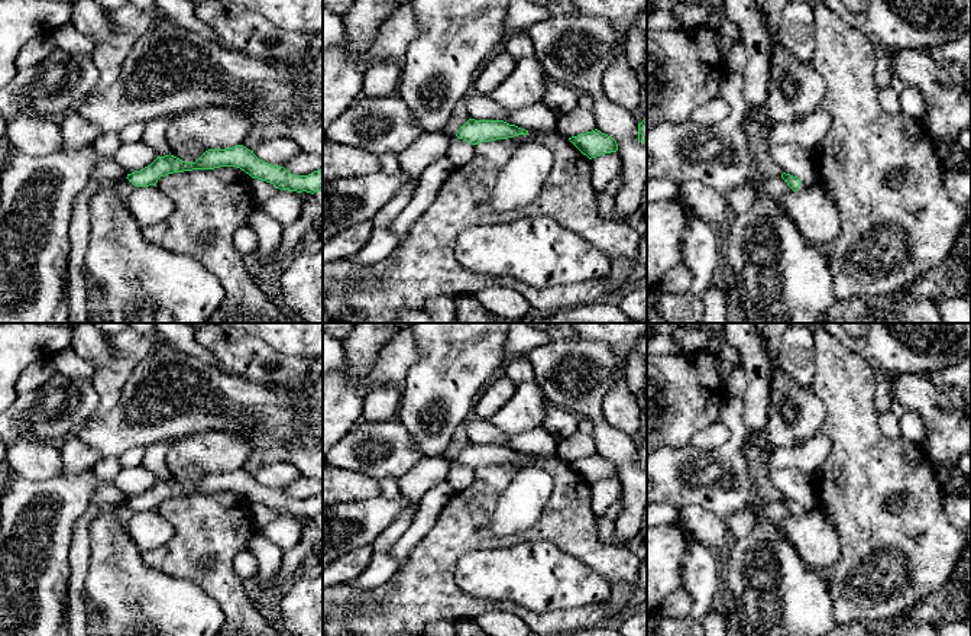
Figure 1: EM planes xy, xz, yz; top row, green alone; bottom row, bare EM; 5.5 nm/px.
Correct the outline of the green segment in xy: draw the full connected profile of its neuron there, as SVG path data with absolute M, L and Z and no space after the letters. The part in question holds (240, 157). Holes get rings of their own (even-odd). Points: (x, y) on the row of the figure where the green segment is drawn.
M243 145L226 149L208 149L195 162L185 162L174 155L158 156L150 165L140 171L127 174L135 187L156 185L161 177L192 170L214 170L220 167L236 167L258 178L274 184L276 188L311 193L323 190L323 168L308 175L294 175L284 167L276 167L259 159L253 151Z

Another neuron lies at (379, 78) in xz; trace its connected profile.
M363 62L363 88L360 97L381 99L397 93L402 71L398 62Z

